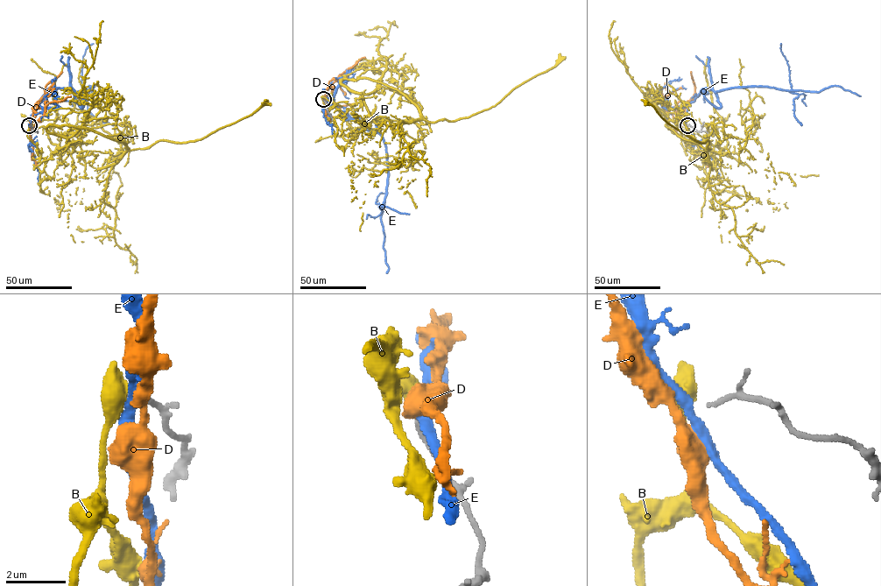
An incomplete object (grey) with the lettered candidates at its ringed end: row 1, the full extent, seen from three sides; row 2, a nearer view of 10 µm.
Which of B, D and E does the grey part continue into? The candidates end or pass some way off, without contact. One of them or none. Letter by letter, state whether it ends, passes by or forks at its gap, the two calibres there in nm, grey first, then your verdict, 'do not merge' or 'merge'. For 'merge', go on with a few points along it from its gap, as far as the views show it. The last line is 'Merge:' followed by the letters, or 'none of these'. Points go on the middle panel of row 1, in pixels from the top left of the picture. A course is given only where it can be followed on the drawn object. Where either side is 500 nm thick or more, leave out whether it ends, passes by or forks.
B: calibres 160 and 500 nm; do not merge
D: it passes by; calibres 160 and 480 nm; do not merge
E: it passes by; calibres 160 and 340 nm; merge; course (323, 99), (327, 97), (339, 109), (377, 131), (386, 148), (387, 186), (381, 216), (386, 272)
Merge: E

